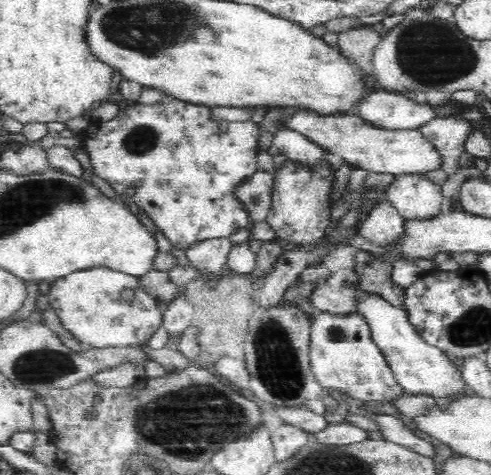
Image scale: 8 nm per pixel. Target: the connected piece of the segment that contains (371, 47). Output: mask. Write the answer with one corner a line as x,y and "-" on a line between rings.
355,25
339,34
337,46
346,56
353,58
366,74
370,74
373,72
373,54
381,36
382,33
369,25

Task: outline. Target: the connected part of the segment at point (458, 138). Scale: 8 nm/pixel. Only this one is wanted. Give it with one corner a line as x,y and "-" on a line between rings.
438,117
419,129
428,141
443,154
444,172
451,175
462,169
457,167
457,163
462,153
465,152
466,140
475,131
472,122
458,120
458,118

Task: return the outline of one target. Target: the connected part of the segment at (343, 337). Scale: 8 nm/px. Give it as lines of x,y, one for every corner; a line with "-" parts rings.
315,311
309,338
309,370
322,389
338,390
342,396
362,405
392,404
406,396
371,332
367,317
360,312
338,315

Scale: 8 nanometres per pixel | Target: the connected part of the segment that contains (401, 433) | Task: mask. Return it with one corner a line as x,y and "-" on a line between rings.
370,415
372,419
375,419
380,423
381,434
386,440
392,441
394,444
409,448
419,454
428,458
436,456
436,446
432,445
430,441
416,436
412,430
409,430
406,425
396,418
396,416
386,415

